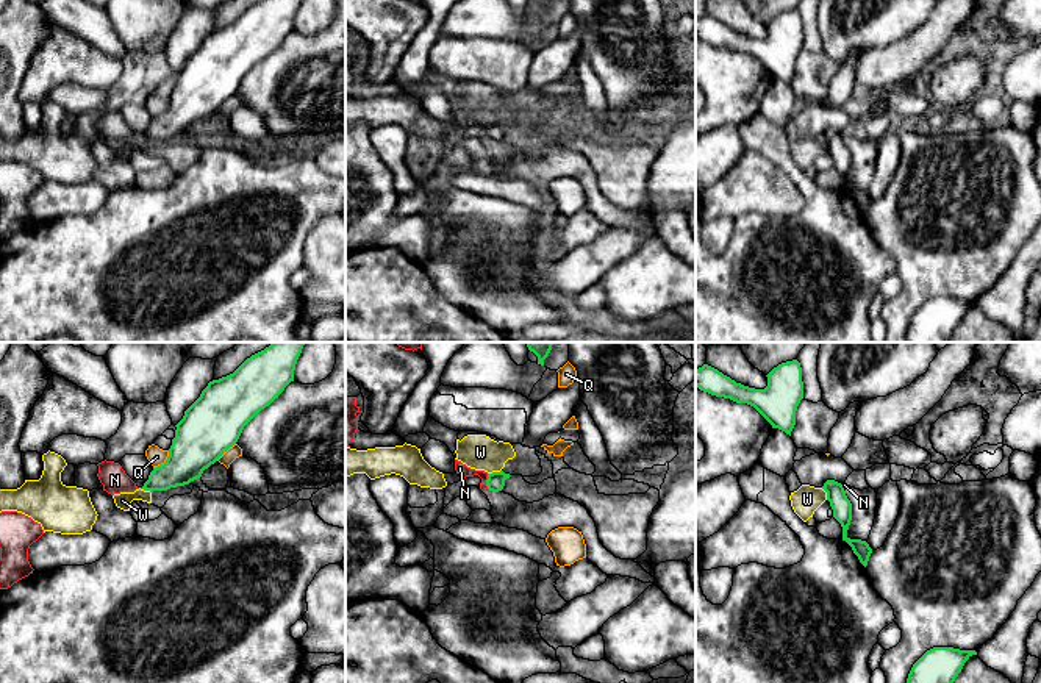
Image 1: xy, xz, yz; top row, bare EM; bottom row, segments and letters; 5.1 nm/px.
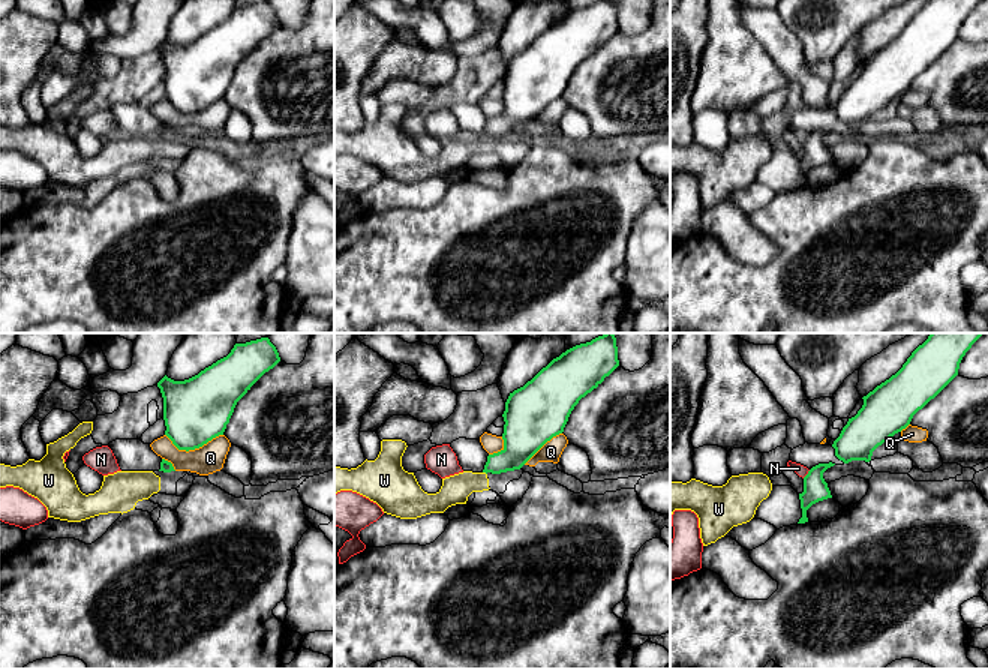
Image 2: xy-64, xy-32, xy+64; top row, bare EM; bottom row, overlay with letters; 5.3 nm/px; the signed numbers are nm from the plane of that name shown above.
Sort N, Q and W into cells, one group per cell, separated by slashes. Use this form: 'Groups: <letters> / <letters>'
Groups: N / Q / W

